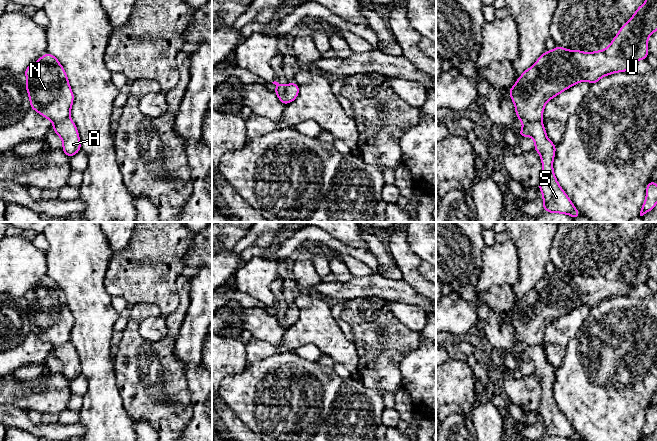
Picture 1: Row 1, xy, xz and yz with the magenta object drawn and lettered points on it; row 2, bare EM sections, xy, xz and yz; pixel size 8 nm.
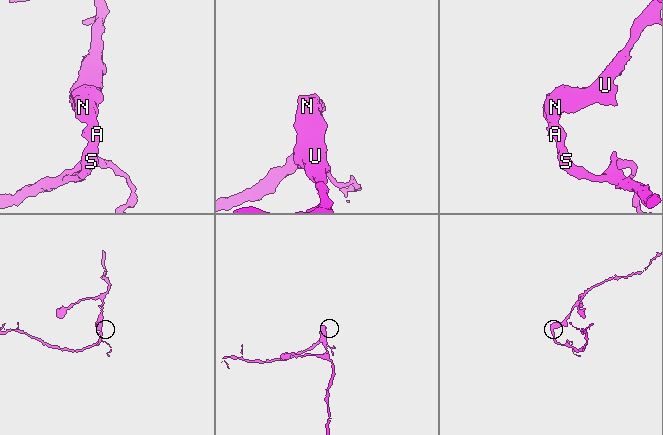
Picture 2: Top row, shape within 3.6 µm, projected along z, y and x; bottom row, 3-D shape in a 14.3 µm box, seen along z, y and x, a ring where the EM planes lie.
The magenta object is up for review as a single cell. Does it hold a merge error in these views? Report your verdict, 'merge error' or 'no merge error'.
merge error

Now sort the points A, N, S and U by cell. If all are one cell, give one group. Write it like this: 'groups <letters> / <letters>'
groups A S / N U

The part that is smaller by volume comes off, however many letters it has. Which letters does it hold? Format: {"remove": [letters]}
{"remove": ["A", "S"]}

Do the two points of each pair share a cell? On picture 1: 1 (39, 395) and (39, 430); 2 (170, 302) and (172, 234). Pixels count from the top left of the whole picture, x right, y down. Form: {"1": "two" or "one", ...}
{"1": "two", "2": "one"}

